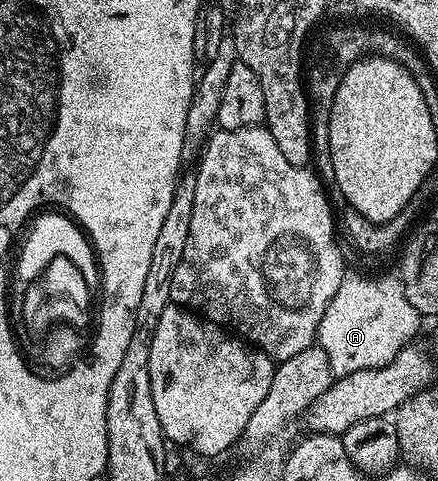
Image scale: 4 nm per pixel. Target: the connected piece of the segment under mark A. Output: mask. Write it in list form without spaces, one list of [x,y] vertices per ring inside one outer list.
[[[344,273],[341,288],[337,288],[337,296],[325,308],[325,316],[321,316],[317,345],[329,356],[332,375],[342,376],[358,370],[372,370],[375,366],[384,366],[394,362],[397,352],[403,348],[419,330],[421,315],[407,299],[407,289],[398,277],[370,278],[367,274]]]

